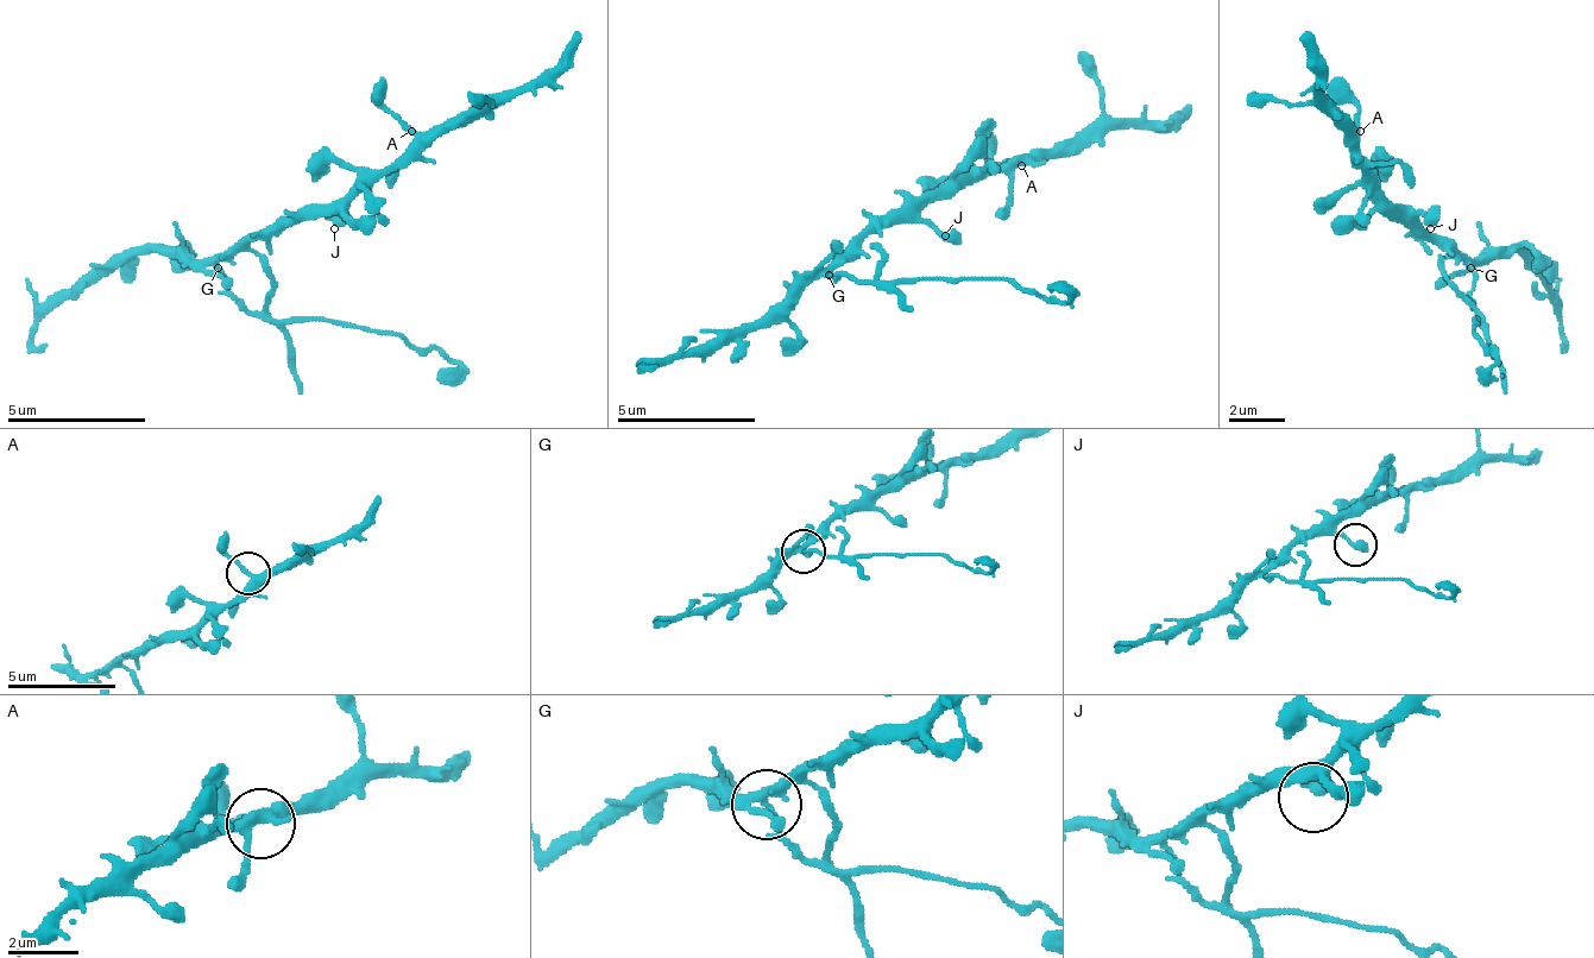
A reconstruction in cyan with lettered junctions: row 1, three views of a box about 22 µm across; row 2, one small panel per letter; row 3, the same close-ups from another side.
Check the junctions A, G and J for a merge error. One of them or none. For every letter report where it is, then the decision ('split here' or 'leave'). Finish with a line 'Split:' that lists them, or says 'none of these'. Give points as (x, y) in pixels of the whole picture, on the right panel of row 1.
A: at (1360, 131); leave
G: at (1470, 268); split here
J: at (1430, 228); leave
Split: G

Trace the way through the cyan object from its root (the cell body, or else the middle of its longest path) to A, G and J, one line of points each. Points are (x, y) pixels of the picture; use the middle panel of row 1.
A: (911, 221), (931, 200), (952, 200), (972, 180), (1008, 172), (1021, 158), (1021, 165)
G: (911, 221), (882, 221), (875, 228), (868, 228), (826, 270), (826, 277)
J: (911, 221), (931, 221), (945, 235)

